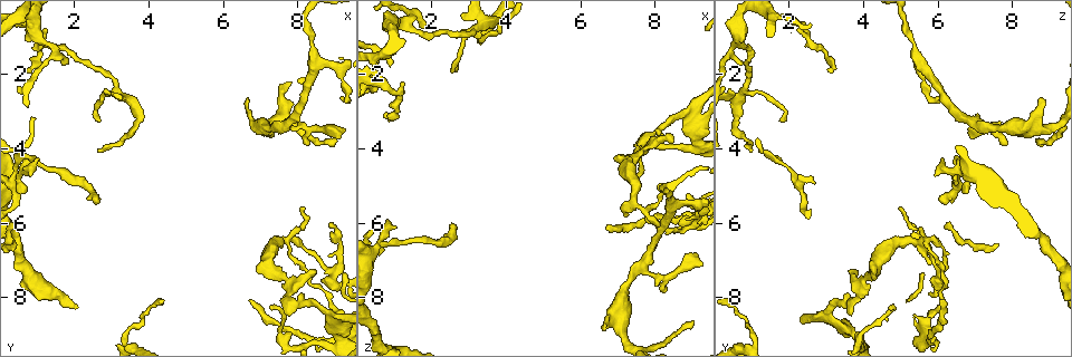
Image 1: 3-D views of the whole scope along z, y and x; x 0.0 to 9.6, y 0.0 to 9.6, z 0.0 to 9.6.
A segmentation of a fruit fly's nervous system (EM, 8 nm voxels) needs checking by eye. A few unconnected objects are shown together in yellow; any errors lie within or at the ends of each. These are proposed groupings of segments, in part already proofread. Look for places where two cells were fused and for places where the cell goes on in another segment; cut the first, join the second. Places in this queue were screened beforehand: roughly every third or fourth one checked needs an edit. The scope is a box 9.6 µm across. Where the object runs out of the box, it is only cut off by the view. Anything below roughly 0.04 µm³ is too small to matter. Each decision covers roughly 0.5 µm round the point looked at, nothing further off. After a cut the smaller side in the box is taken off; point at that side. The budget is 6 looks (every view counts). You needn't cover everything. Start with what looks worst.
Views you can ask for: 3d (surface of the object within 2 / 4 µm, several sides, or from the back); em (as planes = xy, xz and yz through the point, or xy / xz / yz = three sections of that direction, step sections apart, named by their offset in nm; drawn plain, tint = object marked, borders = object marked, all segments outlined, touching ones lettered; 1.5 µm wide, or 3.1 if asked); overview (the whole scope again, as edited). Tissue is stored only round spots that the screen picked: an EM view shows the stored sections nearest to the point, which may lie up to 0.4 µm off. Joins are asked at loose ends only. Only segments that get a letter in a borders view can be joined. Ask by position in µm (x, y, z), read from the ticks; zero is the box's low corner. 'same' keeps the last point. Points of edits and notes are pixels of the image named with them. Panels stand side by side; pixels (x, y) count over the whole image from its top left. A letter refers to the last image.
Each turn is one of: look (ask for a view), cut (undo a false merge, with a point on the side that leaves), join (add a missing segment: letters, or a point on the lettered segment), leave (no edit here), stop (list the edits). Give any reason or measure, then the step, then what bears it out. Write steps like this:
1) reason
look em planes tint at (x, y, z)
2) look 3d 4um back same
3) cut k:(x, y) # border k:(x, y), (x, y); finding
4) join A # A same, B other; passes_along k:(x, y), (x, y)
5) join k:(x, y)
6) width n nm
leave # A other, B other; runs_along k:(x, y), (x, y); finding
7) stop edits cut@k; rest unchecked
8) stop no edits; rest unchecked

calibre changes
look 3d 4um back at (1.15, 1.10, 0.65)

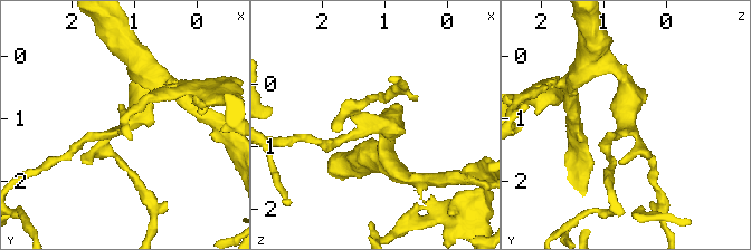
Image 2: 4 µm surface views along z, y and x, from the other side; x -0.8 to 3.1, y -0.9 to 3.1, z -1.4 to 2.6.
arms 3; now the EM
look em planes tint at (1.10, 1.10, 0.65)

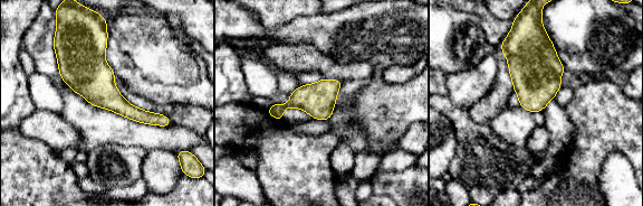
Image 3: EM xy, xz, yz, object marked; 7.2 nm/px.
what lies round it
look em planes borders same

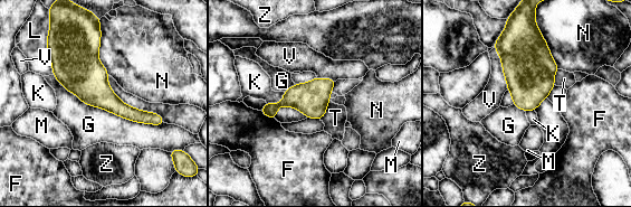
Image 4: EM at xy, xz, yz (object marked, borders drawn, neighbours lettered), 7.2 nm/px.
width 240 nm
leave # F other, G other, K other, L other, M other, N other, T other, V other, Z other; border 4:(330, 101), (326, 112), (319, 119); one cell here

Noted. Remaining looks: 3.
abrupt turn
look em xy step 4 borders at (7.75, 8.05, 3.80)

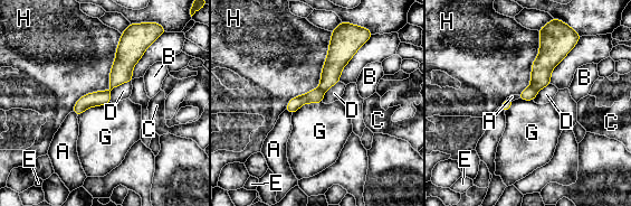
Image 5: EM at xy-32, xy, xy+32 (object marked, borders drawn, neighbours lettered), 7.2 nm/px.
longest_contact H 650 nm
cut 5:(529, 94) # A other, B other, C other, D other, E other, G other, H other; part_leaving 5:(321, 94), (302, 99), (289, 109); a second cell is stuck on

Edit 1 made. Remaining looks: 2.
stop edits cut@5; rest unchecked

